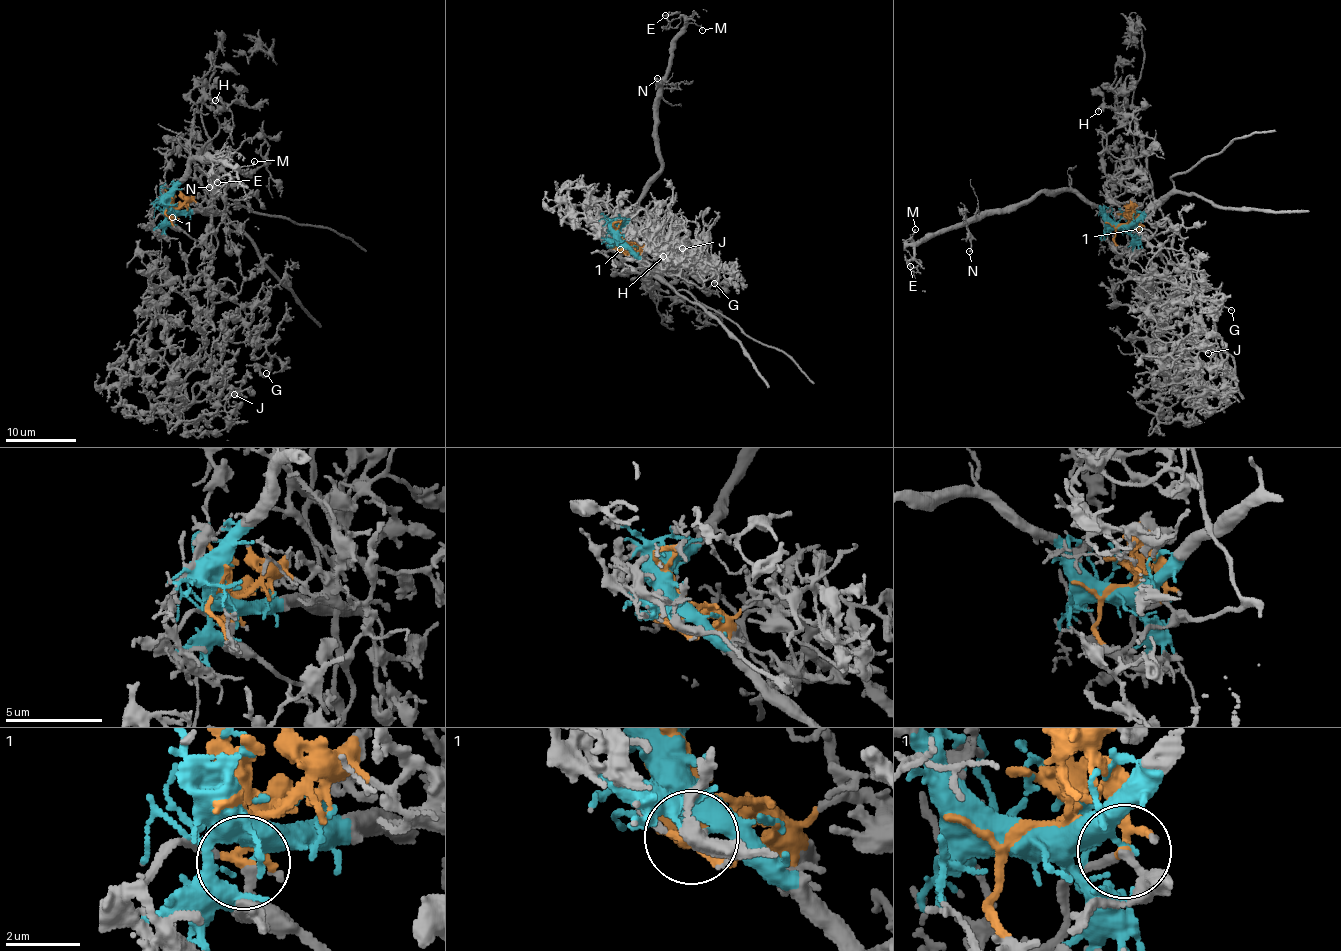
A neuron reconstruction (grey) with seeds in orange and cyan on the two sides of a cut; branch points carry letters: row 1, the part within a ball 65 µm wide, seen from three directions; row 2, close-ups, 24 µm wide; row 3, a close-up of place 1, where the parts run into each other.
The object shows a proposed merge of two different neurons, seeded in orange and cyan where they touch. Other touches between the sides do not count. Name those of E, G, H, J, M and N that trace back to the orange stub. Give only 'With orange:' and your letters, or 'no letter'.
With orange: G, H, J

